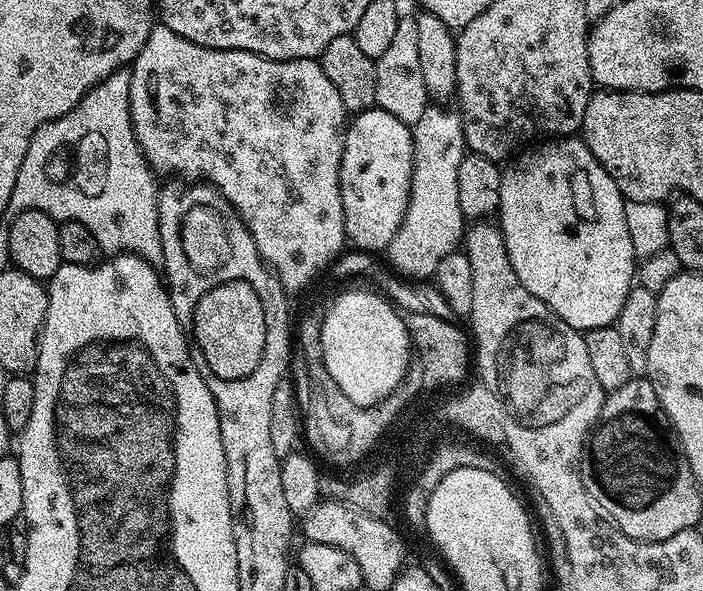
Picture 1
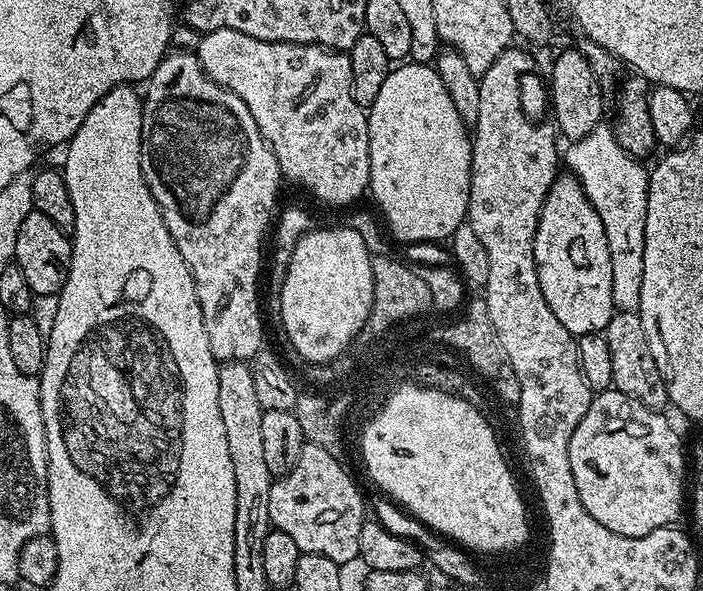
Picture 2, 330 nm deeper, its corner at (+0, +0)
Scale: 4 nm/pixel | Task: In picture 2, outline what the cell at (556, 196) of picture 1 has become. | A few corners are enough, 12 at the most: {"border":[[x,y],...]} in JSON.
{"border":[[557,175],[534,234],[542,298],[577,338],[614,311],[602,218]]}

